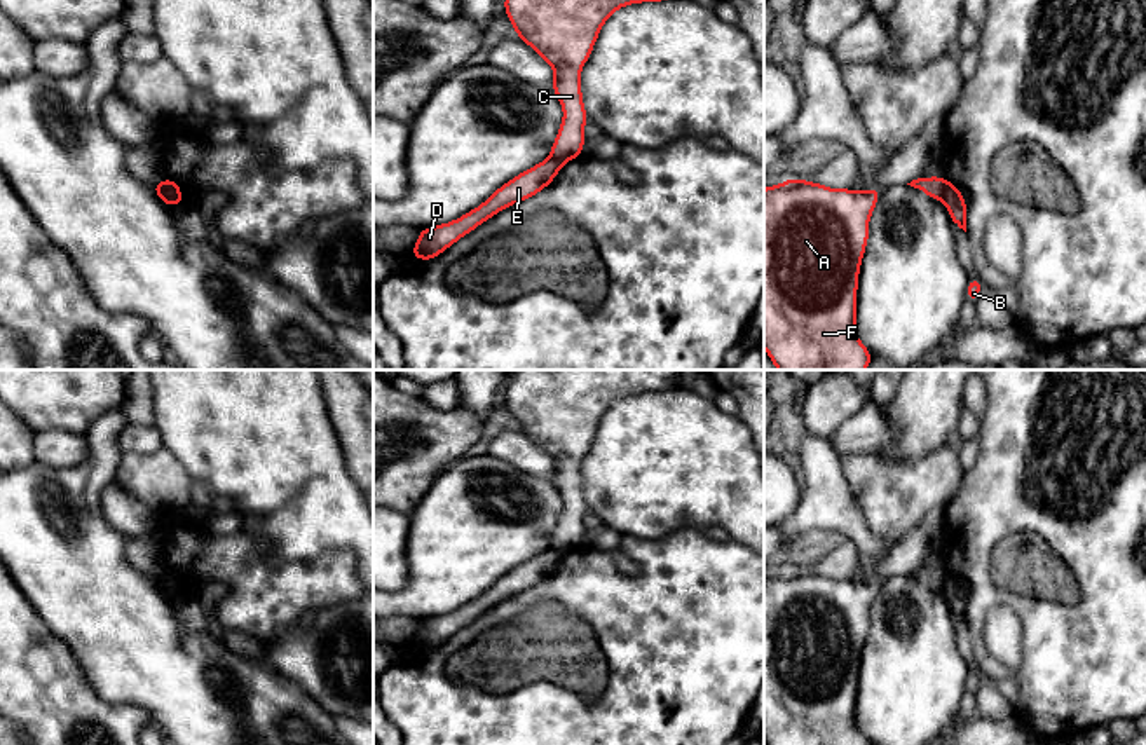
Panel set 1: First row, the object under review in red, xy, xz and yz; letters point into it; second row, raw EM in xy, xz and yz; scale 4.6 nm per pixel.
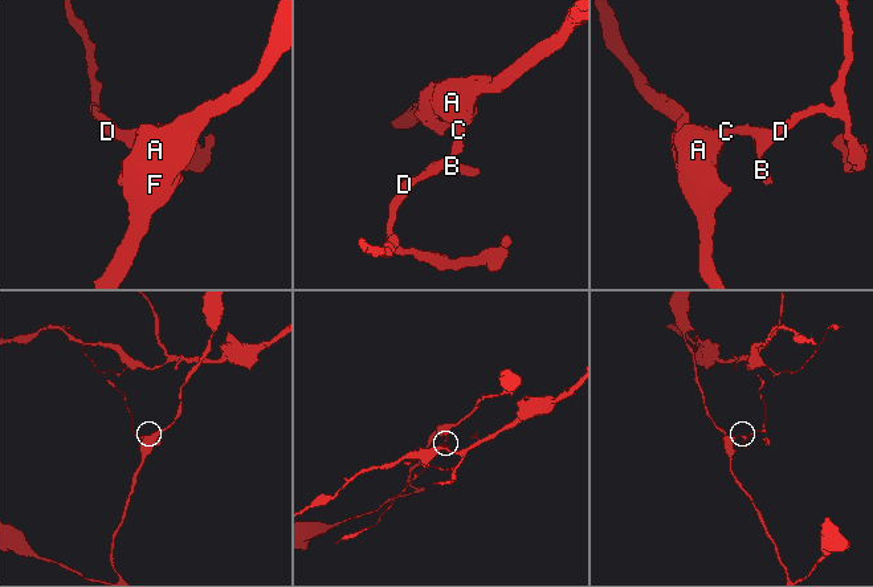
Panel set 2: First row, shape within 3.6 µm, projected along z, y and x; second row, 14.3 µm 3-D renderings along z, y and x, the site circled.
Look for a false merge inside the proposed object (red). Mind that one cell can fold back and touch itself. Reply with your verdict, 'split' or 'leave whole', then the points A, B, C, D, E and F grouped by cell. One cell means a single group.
split; A C F / B D E

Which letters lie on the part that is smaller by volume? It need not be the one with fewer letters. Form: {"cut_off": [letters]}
{"cut_off": ["B", "D", "E"]}

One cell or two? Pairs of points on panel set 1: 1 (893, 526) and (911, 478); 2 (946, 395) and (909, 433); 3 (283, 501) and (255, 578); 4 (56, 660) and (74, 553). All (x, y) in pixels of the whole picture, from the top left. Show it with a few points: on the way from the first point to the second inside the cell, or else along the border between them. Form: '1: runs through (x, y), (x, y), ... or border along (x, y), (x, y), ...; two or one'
1: runs through (893, 513), (893, 503), (906, 491); one
2: runs through (937, 403), (918, 424); one
3: border along (245, 527), (267, 545), (274, 562), (306, 559); two
4: border along (34, 606), (82, 672); two

